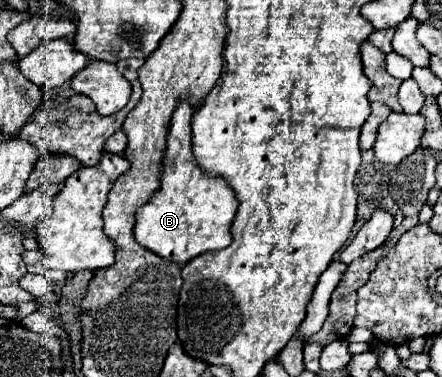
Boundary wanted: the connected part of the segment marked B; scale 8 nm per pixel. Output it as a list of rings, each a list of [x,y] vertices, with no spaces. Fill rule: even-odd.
[[[177,100],[177,108],[167,128],[167,148],[159,178],[159,190],[143,204],[135,216],[137,242],[177,264],[187,264],[191,258],[207,250],[223,250],[231,244],[231,222],[237,212],[237,198],[233,188],[219,176],[207,174],[199,168],[191,150],[191,116],[193,106],[185,100]],[[187,150],[187,154],[185,154]]]

